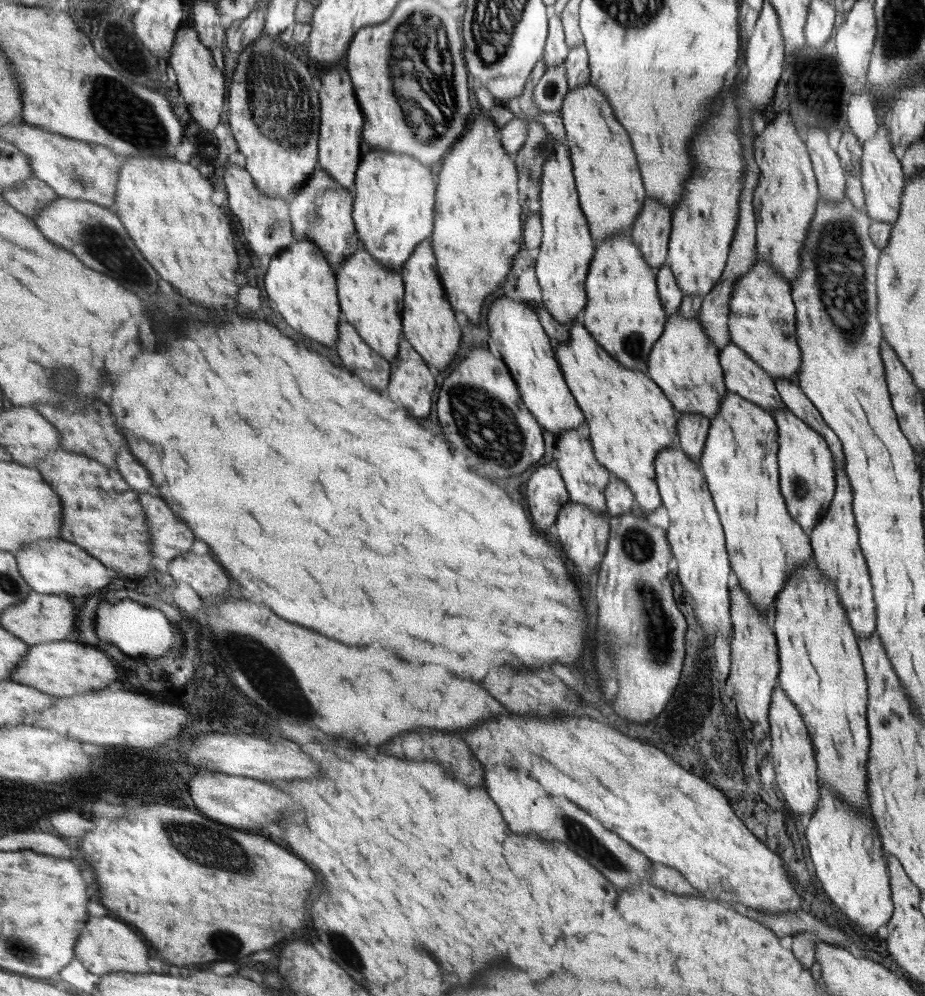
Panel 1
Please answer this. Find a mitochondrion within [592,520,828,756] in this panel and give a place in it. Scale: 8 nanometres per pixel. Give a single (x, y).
(658, 629)

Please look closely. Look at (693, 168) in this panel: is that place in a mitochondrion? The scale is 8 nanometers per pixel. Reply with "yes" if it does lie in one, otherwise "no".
no

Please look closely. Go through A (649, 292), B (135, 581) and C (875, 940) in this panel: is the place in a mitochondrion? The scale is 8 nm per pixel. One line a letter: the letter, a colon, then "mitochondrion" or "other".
A: other
B: other
C: other

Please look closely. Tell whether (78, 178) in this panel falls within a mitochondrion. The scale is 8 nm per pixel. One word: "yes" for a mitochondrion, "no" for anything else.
yes

